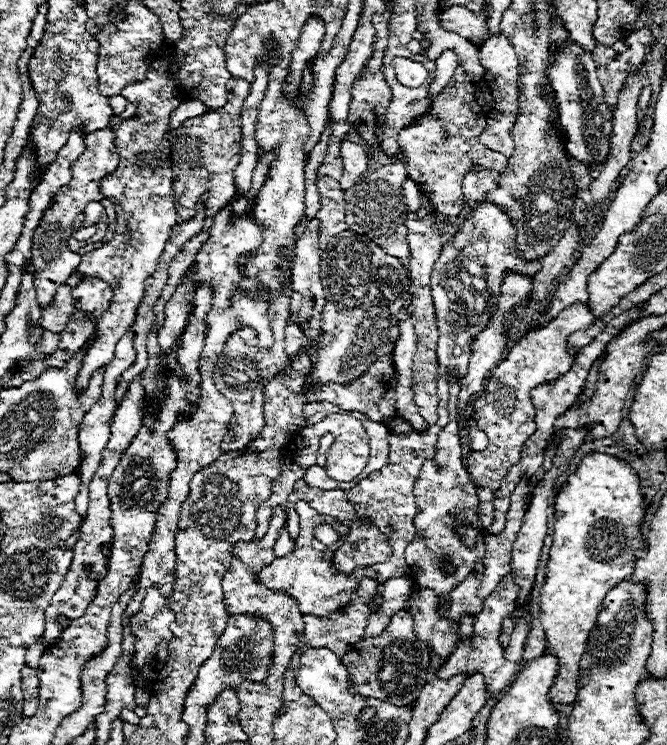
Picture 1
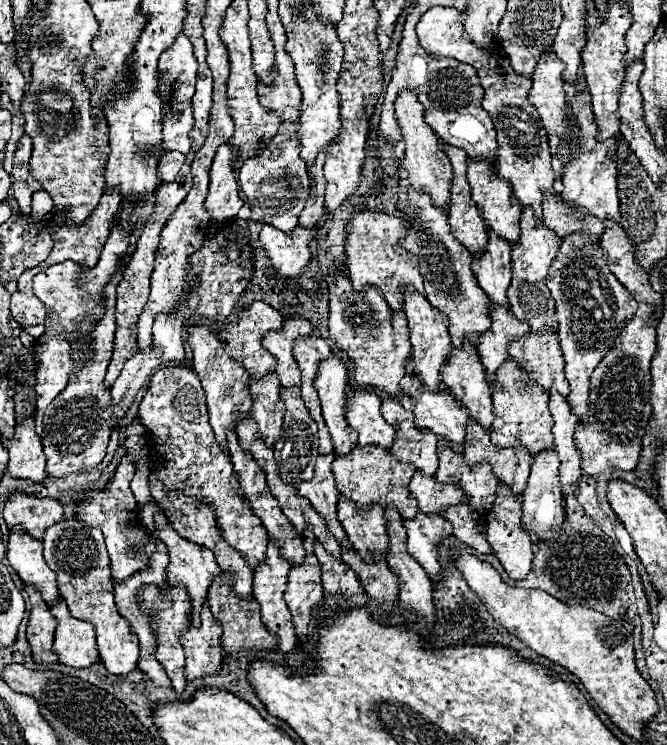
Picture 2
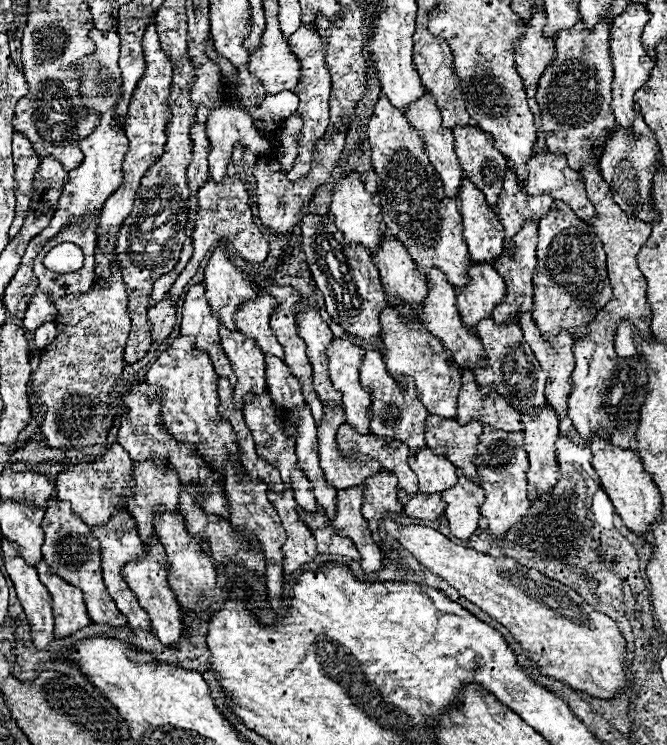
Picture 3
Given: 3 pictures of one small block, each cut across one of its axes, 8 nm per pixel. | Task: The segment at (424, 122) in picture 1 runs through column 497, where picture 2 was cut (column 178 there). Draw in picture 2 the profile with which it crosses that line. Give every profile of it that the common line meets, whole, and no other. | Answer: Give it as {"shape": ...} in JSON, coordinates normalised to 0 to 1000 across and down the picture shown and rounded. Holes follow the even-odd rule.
{"shape":[[[249,204],[249,207],[243,207],[240,217],[237,217],[237,239],[243,244],[264,242],[264,234],[273,226],[276,215],[279,215],[279,209],[270,207],[270,204]]]}

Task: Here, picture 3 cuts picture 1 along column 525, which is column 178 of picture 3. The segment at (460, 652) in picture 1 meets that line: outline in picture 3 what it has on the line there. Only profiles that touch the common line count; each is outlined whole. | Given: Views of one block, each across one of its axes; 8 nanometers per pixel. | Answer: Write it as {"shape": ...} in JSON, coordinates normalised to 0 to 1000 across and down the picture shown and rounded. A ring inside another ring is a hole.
{"shape":[[[231,719],[228,730],[219,733],[219,741],[222,746],[216,752],[201,752],[201,754],[192,754],[186,760],[186,779],[192,781],[195,792],[204,797],[213,819],[225,827],[228,832],[228,843],[234,848],[234,854],[240,856],[243,864],[249,867],[258,867],[258,864],[267,864],[270,856],[273,856],[273,824],[270,824],[270,813],[264,808],[264,800],[258,795],[258,787],[252,781],[252,754],[249,754],[249,741],[246,741],[246,733],[240,730],[237,719]]]}

